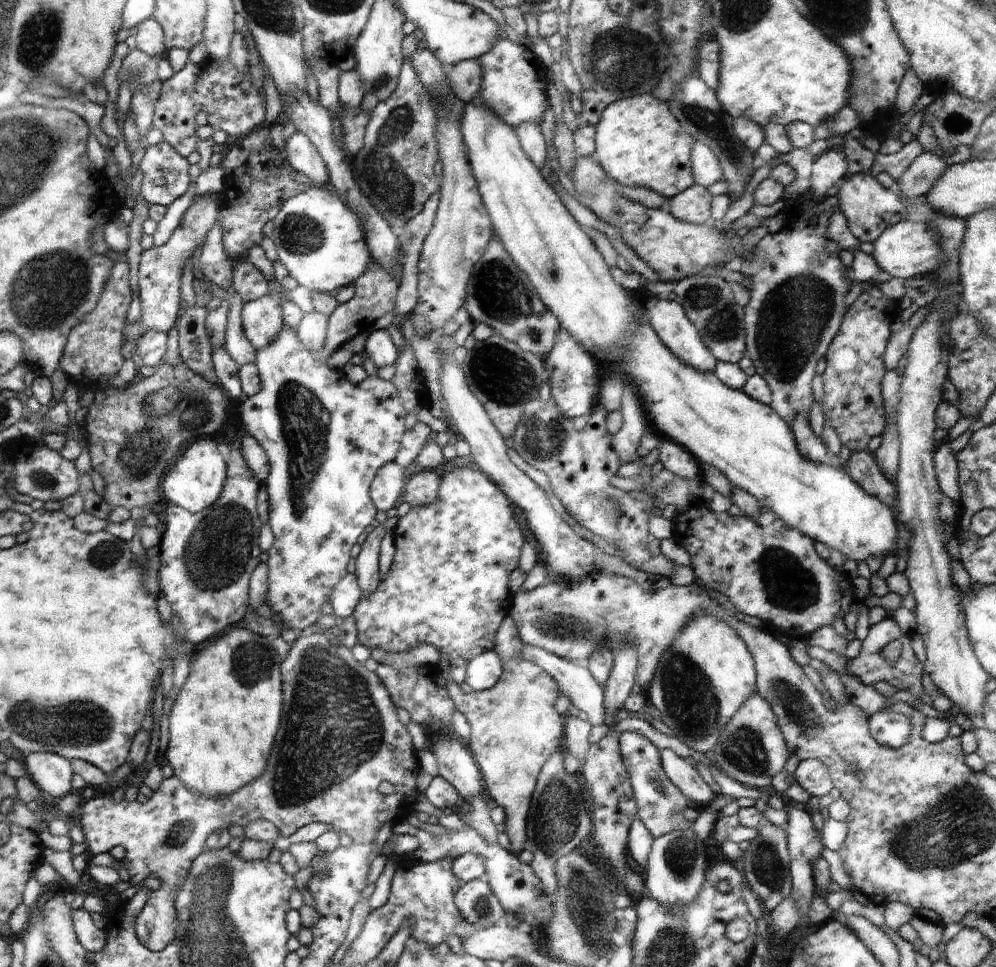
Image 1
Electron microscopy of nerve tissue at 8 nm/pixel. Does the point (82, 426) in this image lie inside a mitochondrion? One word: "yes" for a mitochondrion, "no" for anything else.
no

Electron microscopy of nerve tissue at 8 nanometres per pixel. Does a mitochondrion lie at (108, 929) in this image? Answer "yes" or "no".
no

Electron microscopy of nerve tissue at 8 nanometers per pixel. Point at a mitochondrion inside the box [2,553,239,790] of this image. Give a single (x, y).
(81, 725)

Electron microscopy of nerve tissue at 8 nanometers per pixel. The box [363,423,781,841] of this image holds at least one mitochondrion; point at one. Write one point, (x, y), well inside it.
(689, 696)

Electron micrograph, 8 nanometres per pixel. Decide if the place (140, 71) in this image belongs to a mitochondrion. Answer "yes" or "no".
yes

